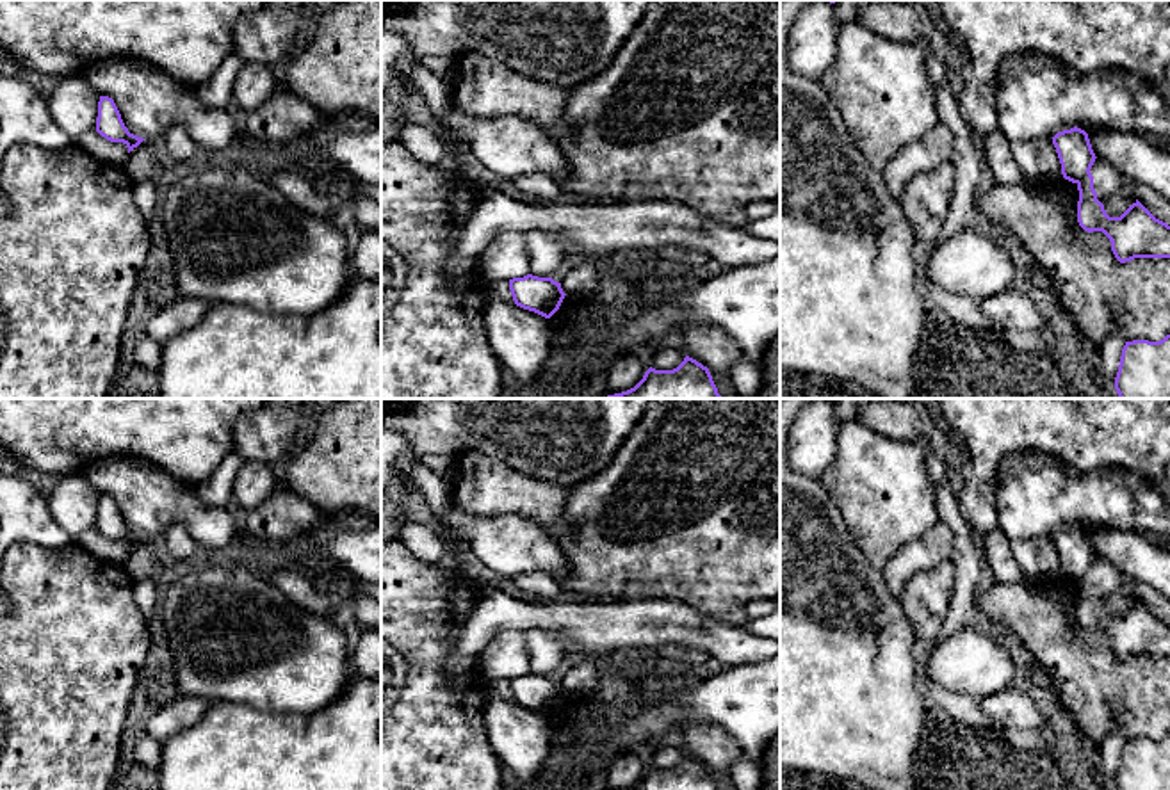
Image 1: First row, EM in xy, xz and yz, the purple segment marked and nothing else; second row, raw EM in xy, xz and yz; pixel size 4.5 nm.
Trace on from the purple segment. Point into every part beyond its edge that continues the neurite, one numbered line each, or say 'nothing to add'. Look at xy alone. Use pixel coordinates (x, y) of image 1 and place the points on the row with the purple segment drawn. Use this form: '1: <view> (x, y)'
nothing to add

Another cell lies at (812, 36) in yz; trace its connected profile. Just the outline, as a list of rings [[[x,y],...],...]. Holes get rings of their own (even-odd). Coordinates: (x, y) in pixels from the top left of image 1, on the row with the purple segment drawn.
[[[805,0],[787,34],[787,62],[798,75],[821,80],[837,60],[837,18],[828,0]]]

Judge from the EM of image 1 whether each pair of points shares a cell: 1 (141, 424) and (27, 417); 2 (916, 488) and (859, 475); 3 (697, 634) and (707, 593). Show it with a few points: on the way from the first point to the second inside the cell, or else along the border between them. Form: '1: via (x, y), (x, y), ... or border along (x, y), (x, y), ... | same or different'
1: via (113, 417), (56, 417) | same
2: via (901, 488), (894, 488), (882, 475), (873, 475) | same
3: border along (663, 596), (674, 602), (686, 602), (714, 618) | different

